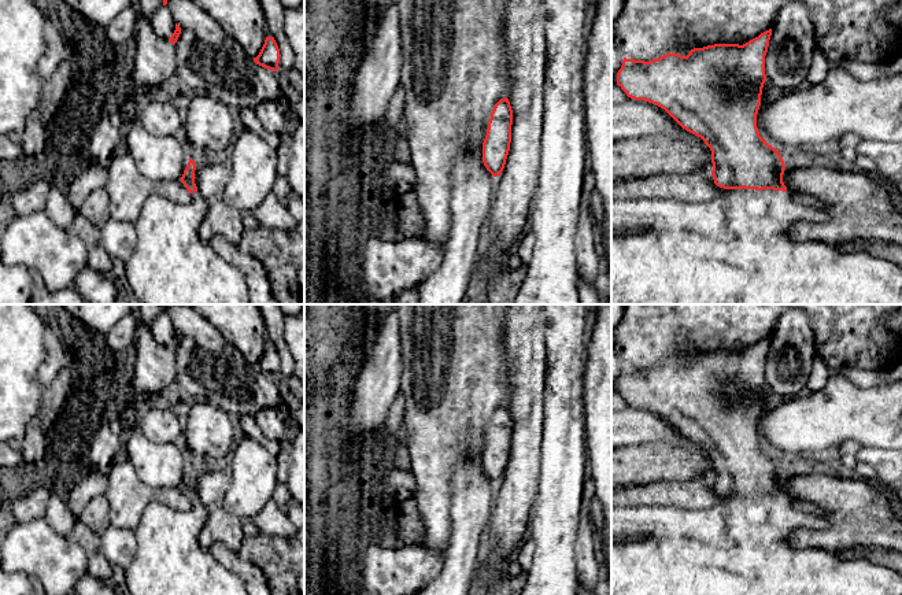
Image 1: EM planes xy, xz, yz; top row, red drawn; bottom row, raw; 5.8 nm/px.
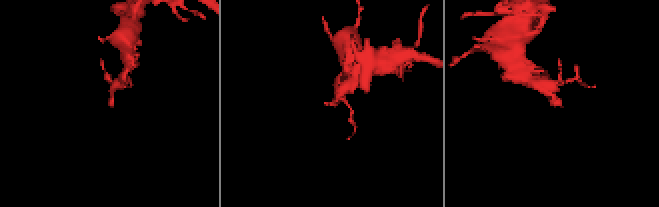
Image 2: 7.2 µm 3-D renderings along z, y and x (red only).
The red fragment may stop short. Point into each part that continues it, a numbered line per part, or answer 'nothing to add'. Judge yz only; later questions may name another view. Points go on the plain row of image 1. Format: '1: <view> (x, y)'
1: yz (739, 546)

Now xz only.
1: xz (527, 357)

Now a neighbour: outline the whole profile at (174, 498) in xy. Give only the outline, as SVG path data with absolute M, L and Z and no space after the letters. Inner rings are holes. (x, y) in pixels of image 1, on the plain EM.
M125 455L112 463L107 476L108 518L117 528L136 529L143 511L155 500L177 510L188 510L192 505L180 487L154 488L143 483Z

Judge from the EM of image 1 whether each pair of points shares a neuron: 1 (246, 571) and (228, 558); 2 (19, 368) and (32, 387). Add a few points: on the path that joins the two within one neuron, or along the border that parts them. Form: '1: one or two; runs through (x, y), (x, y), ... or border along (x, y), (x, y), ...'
1: one; runs through (241, 568), (232, 561)
2: one; runs through (19, 372), (28, 383)

